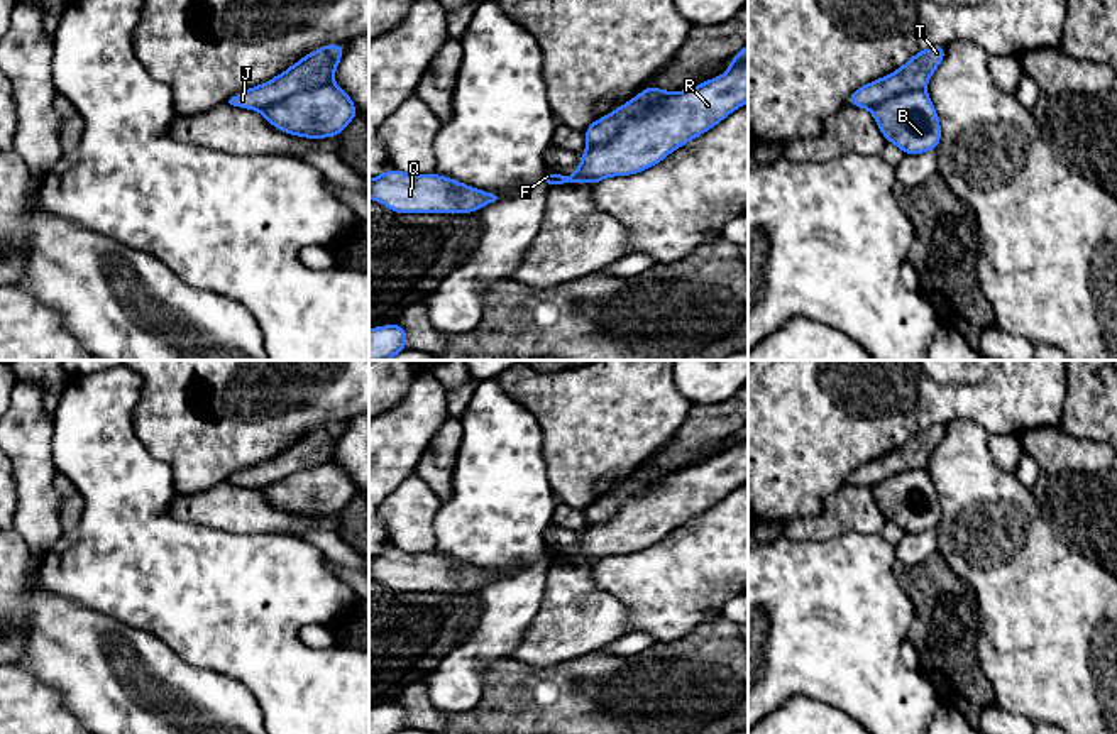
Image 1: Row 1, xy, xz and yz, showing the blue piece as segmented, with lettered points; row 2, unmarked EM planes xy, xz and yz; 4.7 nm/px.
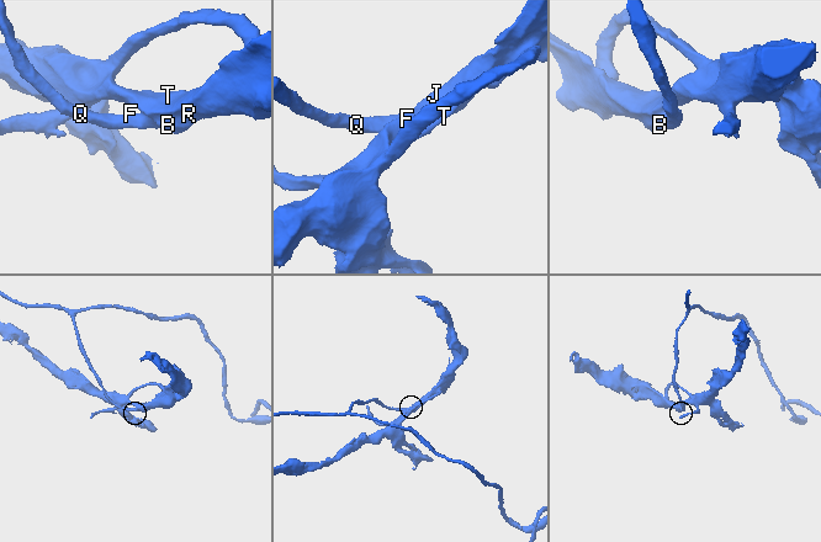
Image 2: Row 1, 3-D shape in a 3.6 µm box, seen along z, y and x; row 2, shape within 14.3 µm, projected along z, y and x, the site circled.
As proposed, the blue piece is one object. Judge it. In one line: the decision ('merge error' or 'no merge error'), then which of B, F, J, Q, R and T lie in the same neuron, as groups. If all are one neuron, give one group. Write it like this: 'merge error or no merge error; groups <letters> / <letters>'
merge error; groups B F Q R / J T

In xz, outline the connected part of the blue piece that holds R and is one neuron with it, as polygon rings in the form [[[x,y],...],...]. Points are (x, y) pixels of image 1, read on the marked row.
[[[748,59],[702,85],[674,93],[658,107],[628,122],[608,144],[581,154],[572,176],[543,173],[547,188],[596,184],[611,176],[631,176],[663,161],[672,151],[702,135],[748,101]]]

